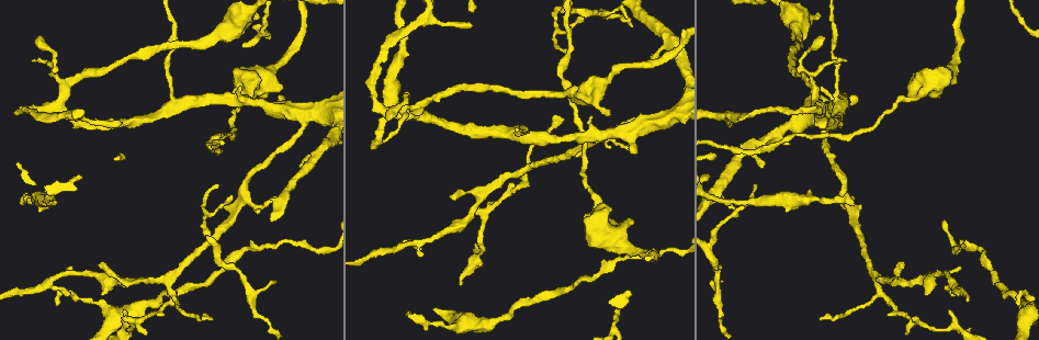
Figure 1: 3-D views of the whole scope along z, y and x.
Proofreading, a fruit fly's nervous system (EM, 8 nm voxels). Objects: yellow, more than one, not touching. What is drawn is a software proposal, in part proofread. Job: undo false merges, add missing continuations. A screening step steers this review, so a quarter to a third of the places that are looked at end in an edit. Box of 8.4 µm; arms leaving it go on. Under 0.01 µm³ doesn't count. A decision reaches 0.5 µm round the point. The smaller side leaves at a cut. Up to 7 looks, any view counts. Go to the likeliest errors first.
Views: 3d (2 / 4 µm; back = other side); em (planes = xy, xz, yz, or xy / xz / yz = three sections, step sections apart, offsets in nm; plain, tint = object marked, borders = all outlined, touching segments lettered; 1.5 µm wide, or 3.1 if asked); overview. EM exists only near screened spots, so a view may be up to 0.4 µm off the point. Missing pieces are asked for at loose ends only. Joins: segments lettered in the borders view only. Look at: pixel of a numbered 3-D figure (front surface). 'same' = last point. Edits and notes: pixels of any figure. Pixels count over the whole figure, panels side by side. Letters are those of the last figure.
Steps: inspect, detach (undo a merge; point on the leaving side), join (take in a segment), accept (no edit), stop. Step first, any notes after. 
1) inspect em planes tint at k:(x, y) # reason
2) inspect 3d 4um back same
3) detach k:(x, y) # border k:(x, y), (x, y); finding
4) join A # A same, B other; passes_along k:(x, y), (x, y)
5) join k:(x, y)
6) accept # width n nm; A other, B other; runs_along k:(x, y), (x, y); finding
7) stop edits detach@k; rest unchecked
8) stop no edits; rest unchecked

inspect em planes borders at 1:(854, 204)

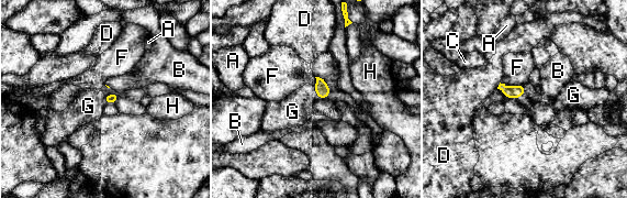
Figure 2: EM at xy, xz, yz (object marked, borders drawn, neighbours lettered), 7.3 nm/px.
join G # A other, B other, C other, D other, F other, G same, H other; it goes on there

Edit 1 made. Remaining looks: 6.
inspect overview

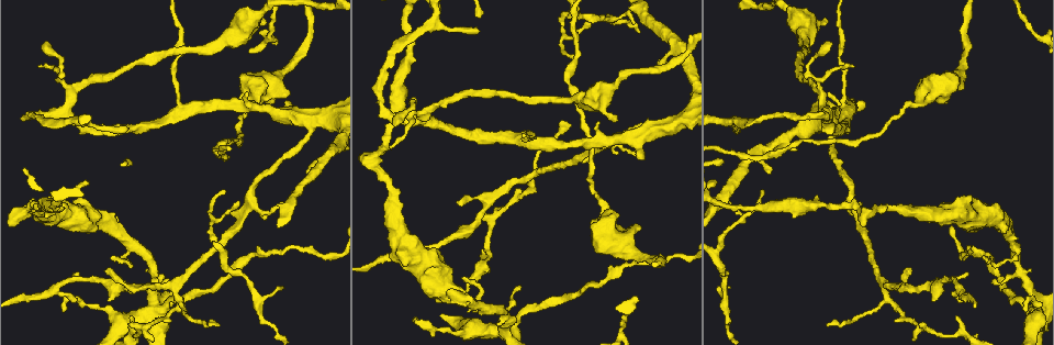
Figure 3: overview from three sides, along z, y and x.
inspect 3d 4um at 3:(109, 268) # free end

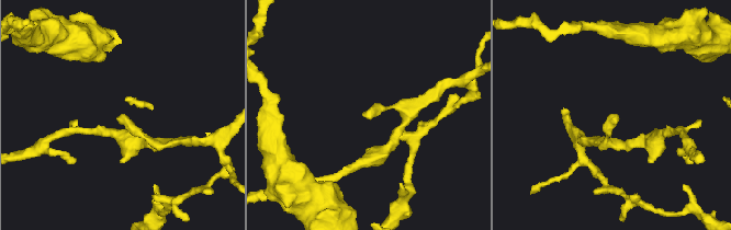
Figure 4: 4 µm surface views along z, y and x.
inspect em planes tint at 4:(616, 115)

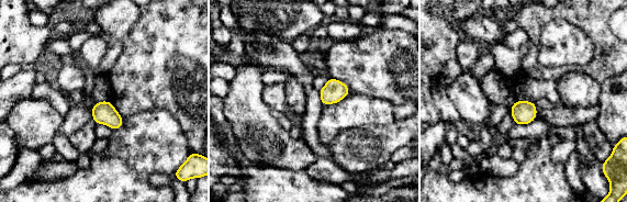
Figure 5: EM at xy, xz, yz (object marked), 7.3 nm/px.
inspect em planes borders same # see the neighbours

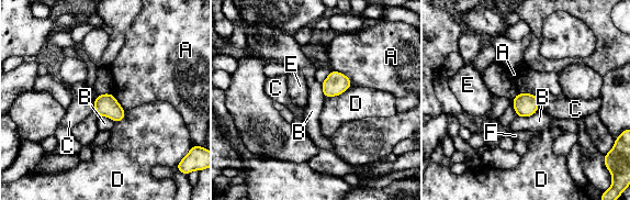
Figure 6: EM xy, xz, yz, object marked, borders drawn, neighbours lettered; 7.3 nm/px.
accept # width 180 nm; A other, B other, C other, D other, E other, F other; no lettered segment goes on from it

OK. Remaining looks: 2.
inspect em xz step 4 borders at 3:(826, 323) # tapers out

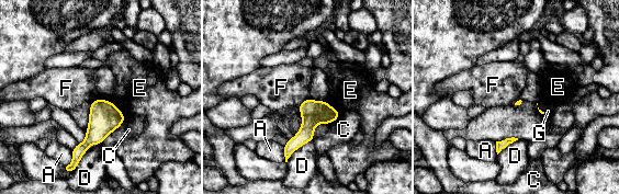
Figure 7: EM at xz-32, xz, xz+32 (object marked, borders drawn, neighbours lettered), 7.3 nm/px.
accept # A other, C other, D other, E other, F other, G other; runs_along 7:(335, 112), (321, 114), (287, 153); none of them fits

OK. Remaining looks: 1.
stop edits join@2; rest unchecked

